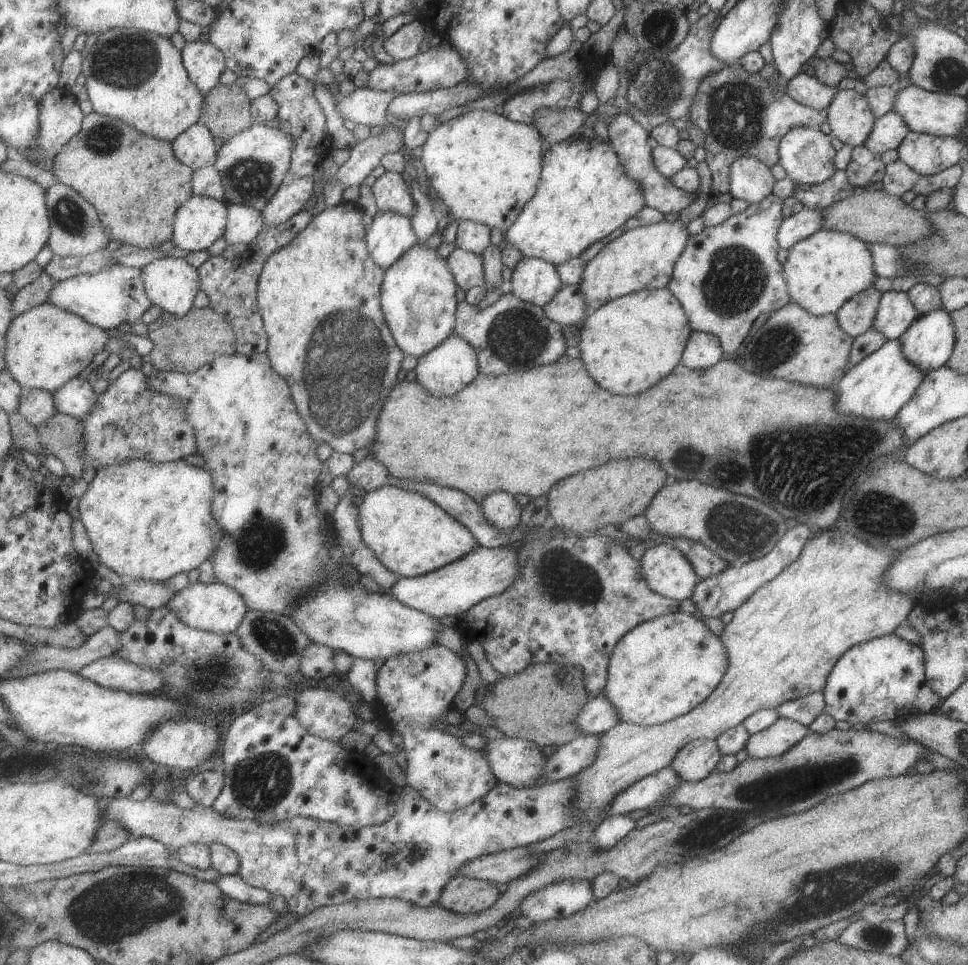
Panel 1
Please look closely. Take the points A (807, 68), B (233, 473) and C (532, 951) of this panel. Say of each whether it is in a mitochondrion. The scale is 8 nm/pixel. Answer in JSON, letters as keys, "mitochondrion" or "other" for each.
{"A":"other","B":"other","C":"other"}

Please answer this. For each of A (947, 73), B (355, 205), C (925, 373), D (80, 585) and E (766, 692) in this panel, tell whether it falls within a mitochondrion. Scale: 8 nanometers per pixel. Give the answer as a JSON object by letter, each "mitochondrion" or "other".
{"A":"mitochondrion","B":"other","C":"other","D":"other","E":"other"}

